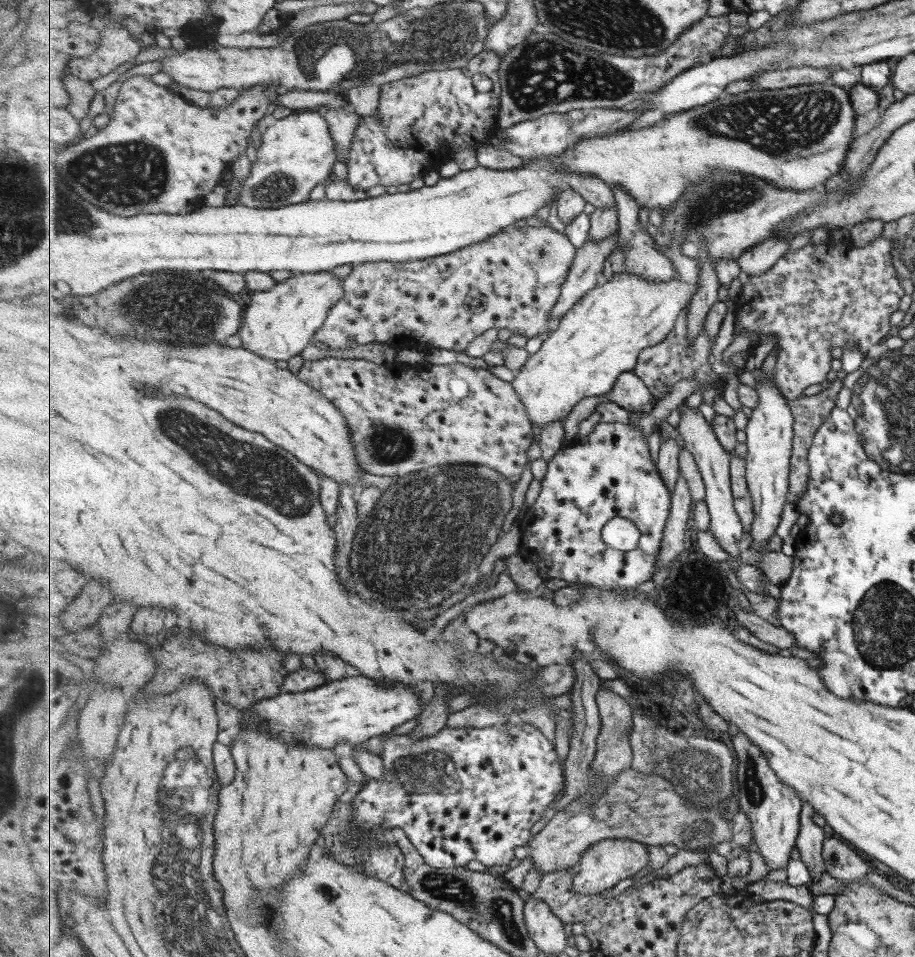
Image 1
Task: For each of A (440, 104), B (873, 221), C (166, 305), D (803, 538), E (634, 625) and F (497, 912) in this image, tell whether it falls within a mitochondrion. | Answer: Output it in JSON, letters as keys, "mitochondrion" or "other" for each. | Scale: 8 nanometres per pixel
{"A":"other","B":"other","C":"mitochondrion","D":"other","E":"other","F":"mitochondrion"}

